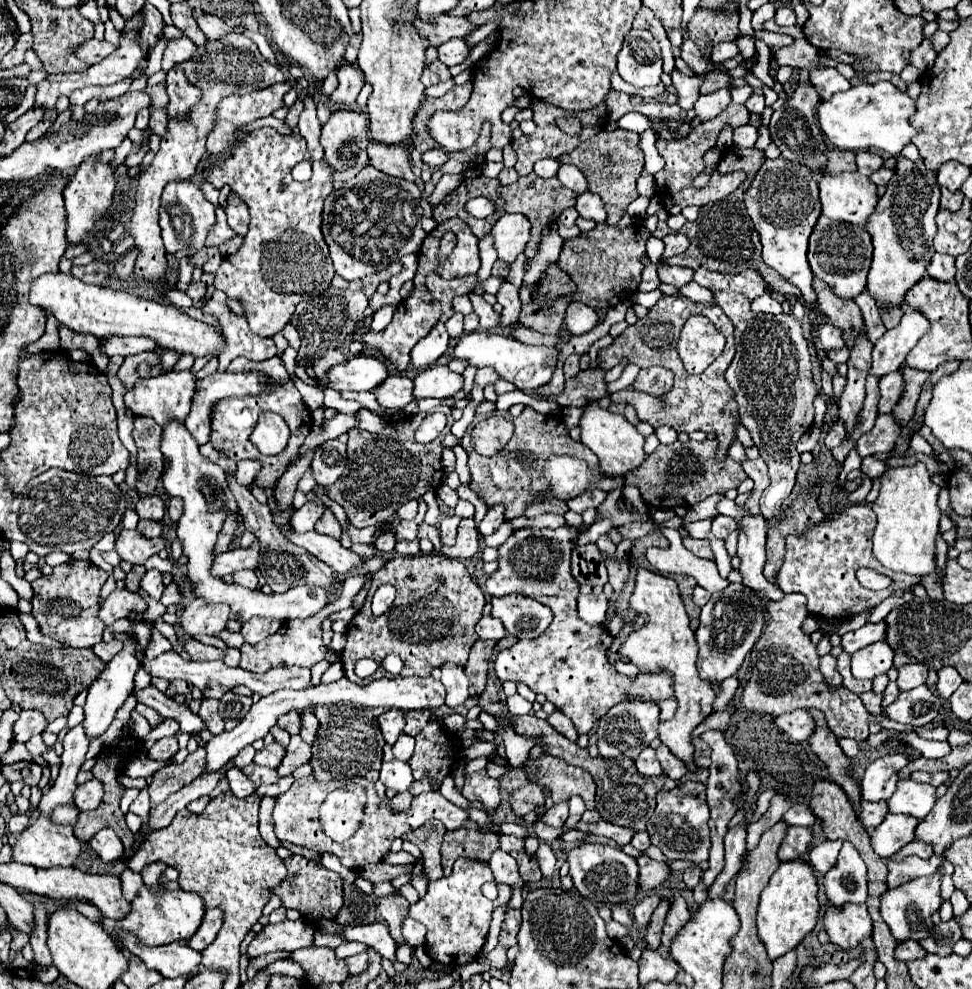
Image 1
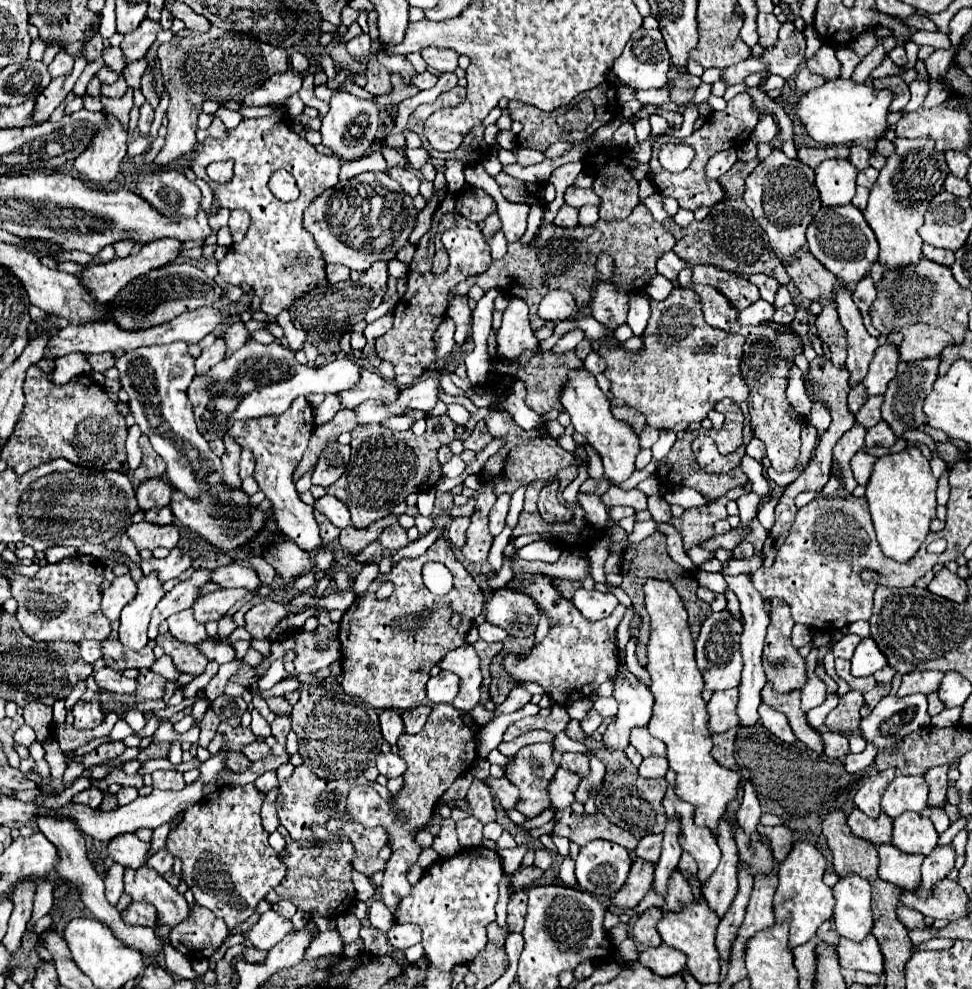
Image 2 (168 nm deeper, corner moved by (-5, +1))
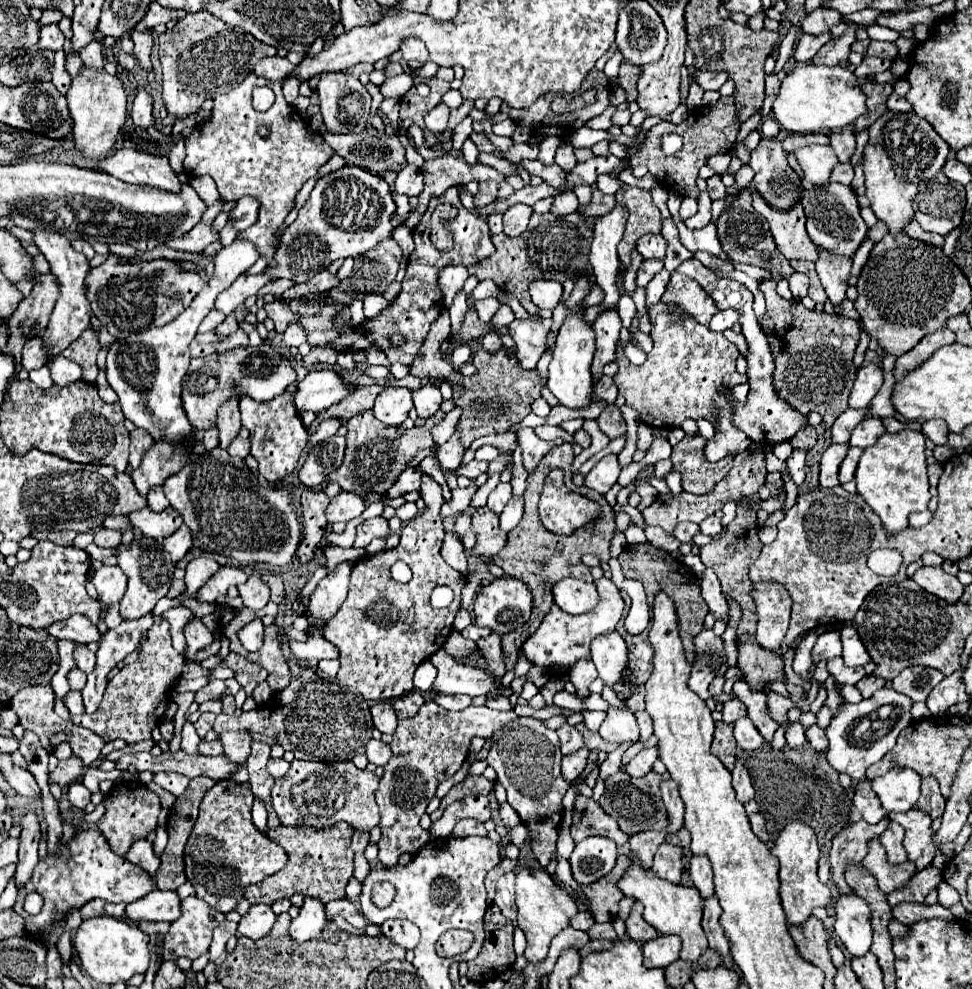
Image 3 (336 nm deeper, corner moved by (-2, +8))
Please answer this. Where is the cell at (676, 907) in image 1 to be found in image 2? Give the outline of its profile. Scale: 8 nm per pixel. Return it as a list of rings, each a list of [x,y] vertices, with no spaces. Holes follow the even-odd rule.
[[[676,870],[670,880],[668,880],[668,896],[666,896],[666,908],[668,910],[678,910],[686,904],[692,904],[694,896],[688,886],[688,880],[682,876],[680,870]]]

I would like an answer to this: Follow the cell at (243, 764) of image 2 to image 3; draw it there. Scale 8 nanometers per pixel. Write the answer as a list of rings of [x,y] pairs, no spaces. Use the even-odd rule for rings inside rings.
[[[219,739],[201,741],[201,743],[199,743],[199,753],[201,753],[201,755],[223,755],[223,745],[221,745]]]

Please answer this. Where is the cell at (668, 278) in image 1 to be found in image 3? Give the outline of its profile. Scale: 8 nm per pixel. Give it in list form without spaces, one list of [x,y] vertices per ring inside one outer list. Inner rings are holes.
[[[645,235],[641,237],[641,243],[637,243],[637,251],[645,259],[663,259],[667,251],[667,241],[663,235]]]

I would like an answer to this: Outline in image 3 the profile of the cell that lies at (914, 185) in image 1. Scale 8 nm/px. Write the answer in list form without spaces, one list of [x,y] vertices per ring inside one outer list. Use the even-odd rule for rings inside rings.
[[[885,113],[869,127],[869,143],[865,147],[865,187],[871,209],[883,221],[893,237],[907,235],[905,229],[913,221],[913,199],[919,183],[935,179],[949,155],[949,145],[935,129],[915,113]]]

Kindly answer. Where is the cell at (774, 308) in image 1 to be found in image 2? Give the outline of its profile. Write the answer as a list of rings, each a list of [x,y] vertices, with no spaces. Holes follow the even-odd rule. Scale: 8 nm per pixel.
[[[758,300],[754,302],[752,306],[748,306],[746,310],[740,310],[738,312],[738,322],[742,326],[748,326],[748,324],[760,324],[764,320],[770,320],[774,316],[774,308],[764,302],[764,300]]]

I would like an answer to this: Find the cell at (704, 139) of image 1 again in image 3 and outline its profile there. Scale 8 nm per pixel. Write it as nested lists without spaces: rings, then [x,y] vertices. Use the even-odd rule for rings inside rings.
[[[721,97],[713,106],[701,106],[697,111],[693,111],[681,125],[673,125],[673,123],[659,123],[653,129],[647,131],[649,139],[641,145],[641,149],[635,151],[635,155],[629,159],[631,167],[637,165],[645,165],[649,169],[649,173],[659,181],[659,185],[671,193],[677,193],[681,197],[699,197],[699,189],[695,185],[697,173],[699,169],[705,165],[705,159],[709,155],[715,153],[727,153],[733,145],[735,145],[735,137],[739,133],[739,119],[737,119],[737,107],[731,97]],[[661,133],[679,133],[683,137],[683,149],[673,155],[667,157],[661,153]]]

